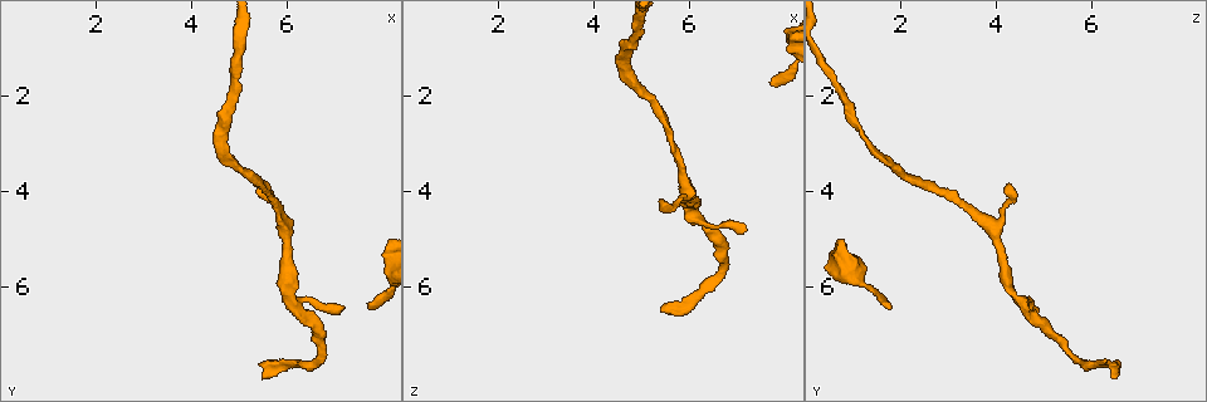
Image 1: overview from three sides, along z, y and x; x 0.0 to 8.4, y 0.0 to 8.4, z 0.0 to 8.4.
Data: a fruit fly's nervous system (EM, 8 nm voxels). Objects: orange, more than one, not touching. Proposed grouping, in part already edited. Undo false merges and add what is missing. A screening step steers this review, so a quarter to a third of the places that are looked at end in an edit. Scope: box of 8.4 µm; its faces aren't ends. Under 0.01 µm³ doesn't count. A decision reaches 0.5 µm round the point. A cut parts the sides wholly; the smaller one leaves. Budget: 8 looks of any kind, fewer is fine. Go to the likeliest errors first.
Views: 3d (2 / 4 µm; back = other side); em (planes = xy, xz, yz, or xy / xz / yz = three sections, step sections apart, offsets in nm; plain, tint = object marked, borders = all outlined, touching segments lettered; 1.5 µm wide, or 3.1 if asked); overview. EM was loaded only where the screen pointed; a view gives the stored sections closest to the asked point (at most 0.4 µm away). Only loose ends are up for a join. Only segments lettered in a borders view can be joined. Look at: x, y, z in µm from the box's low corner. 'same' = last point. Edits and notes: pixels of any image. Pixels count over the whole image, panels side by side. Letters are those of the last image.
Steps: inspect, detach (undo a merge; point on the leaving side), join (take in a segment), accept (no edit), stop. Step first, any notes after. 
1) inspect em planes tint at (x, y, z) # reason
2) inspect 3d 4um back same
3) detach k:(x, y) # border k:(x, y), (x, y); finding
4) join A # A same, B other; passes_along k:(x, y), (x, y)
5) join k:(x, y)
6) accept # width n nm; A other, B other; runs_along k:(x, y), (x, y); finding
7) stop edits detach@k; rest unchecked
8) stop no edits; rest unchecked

inspect em yz step 8 tint at (5.55, 7.85, 6.40)

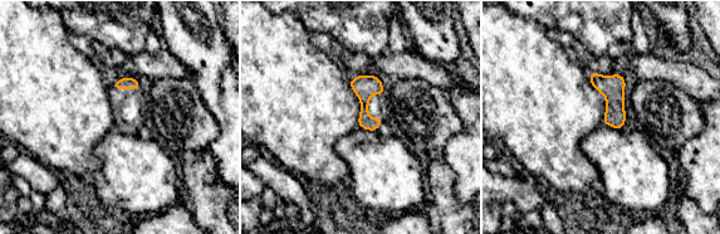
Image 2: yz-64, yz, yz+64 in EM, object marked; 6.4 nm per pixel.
inspect em planes borders same

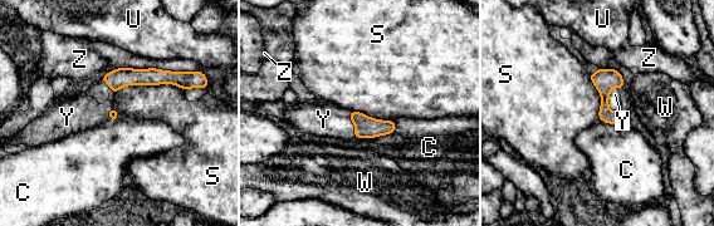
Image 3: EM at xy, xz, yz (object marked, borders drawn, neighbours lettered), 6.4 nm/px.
join Y # C other, S other, U other, W other, Y same, Z other; passes_along 3:(604, 79), (609, 96), (615, 94); it goes on there

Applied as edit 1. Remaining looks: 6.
inspect overview # redraw

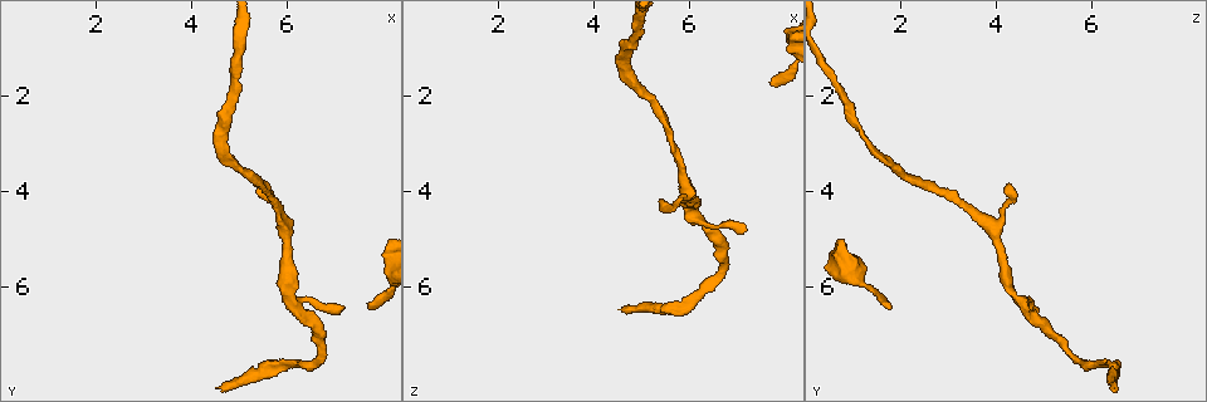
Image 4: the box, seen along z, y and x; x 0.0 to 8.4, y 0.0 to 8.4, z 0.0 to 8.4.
inspect 3d 2um at (7.70, 6.45, 1.80) # tapers out

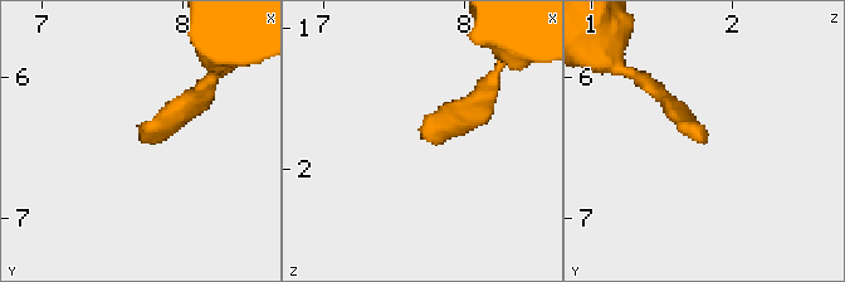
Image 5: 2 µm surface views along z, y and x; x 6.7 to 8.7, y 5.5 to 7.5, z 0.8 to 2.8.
inspect em xy step 4 borders at (7.70, 6.46, 1.74) # shape alone is not enough

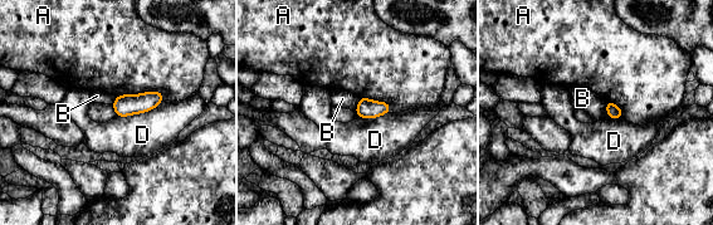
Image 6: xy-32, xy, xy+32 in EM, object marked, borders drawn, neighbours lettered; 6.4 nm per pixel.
inspect em planes borders same

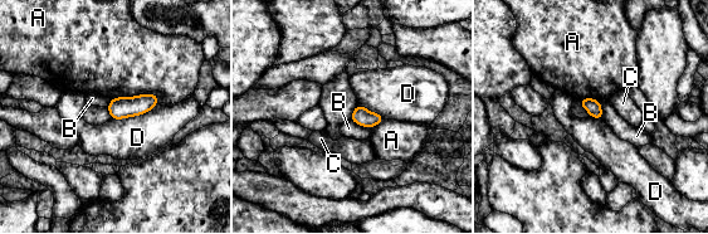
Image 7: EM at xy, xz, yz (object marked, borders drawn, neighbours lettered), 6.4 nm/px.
accept # A other, B other, C other, D other; border 7:(156, 103), (146, 112), (111, 118); no lettered segment goes on from it

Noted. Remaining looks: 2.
inspect 3d 2um at (7.15, 6.40, 4.70)

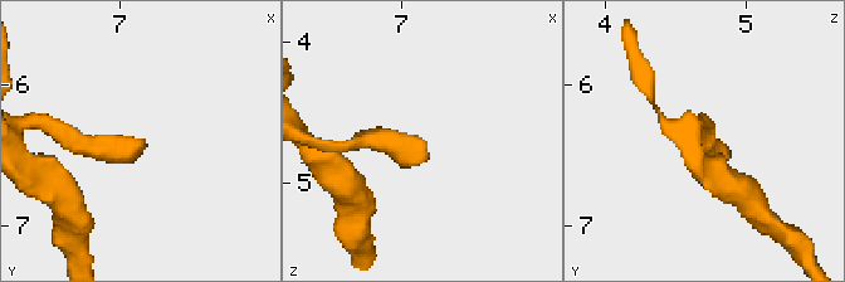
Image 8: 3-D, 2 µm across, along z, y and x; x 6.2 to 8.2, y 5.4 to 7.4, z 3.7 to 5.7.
inspect em planes borders at (7.16, 6.40, 4.74)

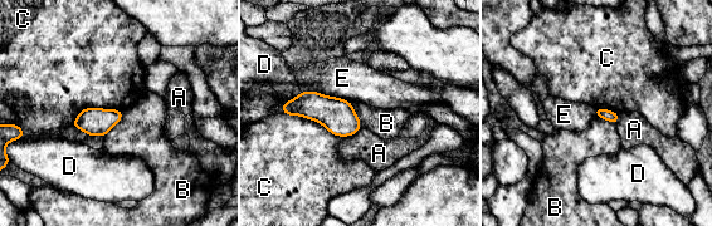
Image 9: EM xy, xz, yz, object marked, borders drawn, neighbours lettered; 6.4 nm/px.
accept # A other, B other, C other, D other, E other; border 9:(283, 112), (315, 119), (341, 137); none of them fits

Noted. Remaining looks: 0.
stop edits join@3; rest unchecked

